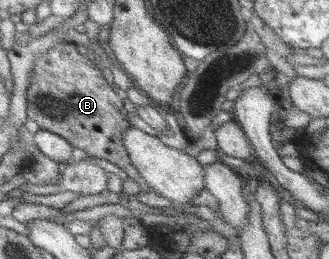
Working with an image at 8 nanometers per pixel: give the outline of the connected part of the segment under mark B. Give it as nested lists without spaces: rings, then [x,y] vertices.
[[[60,40],[37,55],[27,78],[27,119],[32,119],[39,130],[62,137],[73,149],[82,151],[88,159],[100,159],[116,165],[138,184],[140,193],[150,192],[142,177],[130,165],[126,149],[122,145],[122,134],[131,127],[128,123],[129,114],[100,70],[86,55],[78,53],[73,42]]]

